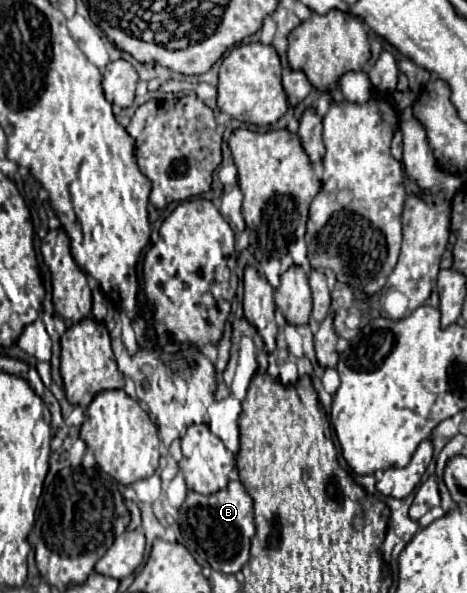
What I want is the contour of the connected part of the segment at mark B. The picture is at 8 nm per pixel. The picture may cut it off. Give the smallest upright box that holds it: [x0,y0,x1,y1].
[186,482,254,574]

